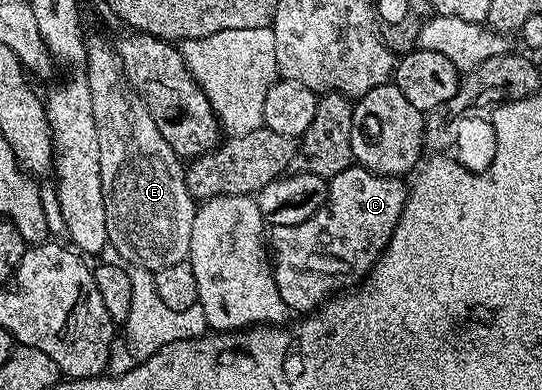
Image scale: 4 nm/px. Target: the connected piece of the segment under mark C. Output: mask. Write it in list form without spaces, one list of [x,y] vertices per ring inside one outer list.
[[[357,165],[329,176],[328,182],[330,196],[308,221],[275,227],[268,235],[276,289],[291,312],[309,313],[343,289],[361,284],[390,244],[408,198],[401,178],[377,175]]]

